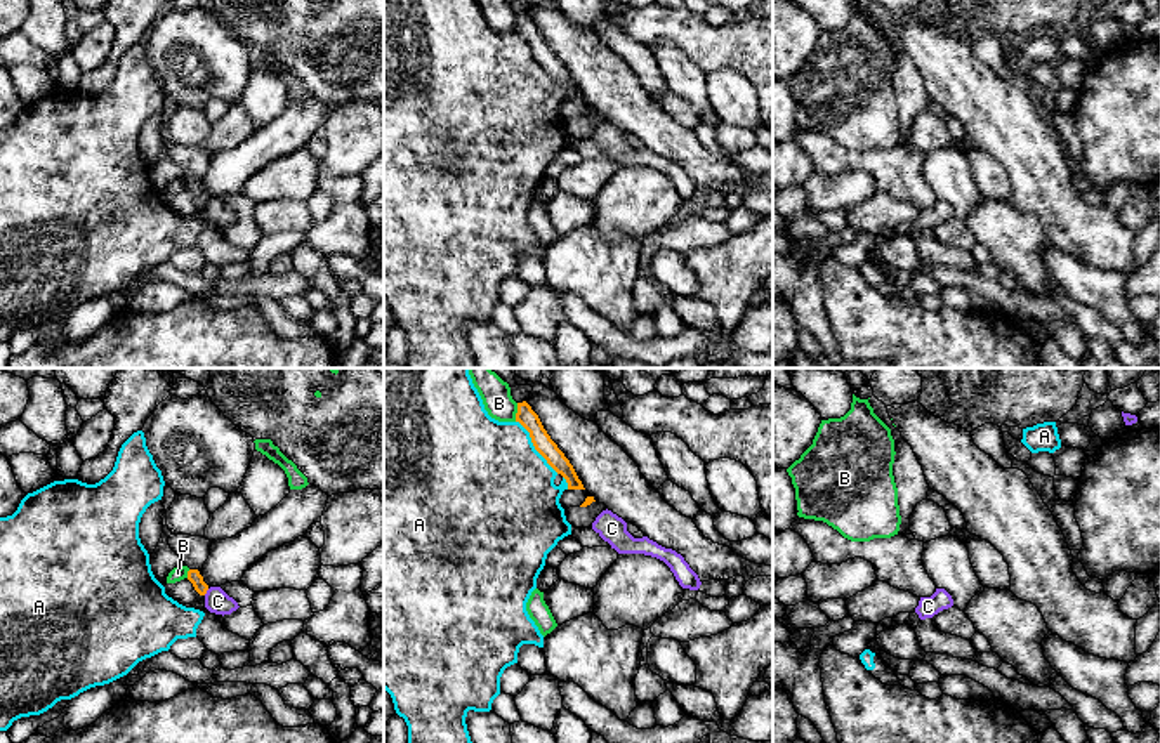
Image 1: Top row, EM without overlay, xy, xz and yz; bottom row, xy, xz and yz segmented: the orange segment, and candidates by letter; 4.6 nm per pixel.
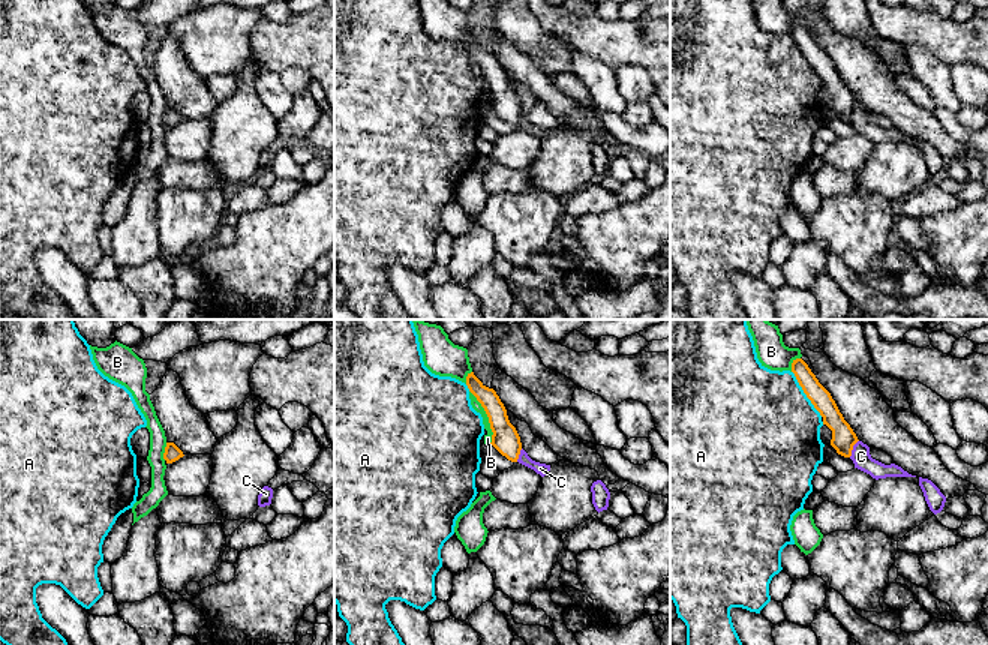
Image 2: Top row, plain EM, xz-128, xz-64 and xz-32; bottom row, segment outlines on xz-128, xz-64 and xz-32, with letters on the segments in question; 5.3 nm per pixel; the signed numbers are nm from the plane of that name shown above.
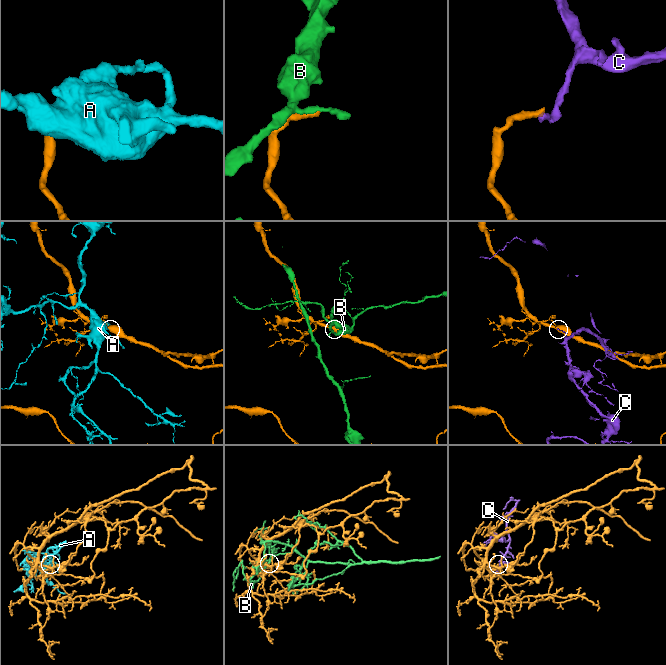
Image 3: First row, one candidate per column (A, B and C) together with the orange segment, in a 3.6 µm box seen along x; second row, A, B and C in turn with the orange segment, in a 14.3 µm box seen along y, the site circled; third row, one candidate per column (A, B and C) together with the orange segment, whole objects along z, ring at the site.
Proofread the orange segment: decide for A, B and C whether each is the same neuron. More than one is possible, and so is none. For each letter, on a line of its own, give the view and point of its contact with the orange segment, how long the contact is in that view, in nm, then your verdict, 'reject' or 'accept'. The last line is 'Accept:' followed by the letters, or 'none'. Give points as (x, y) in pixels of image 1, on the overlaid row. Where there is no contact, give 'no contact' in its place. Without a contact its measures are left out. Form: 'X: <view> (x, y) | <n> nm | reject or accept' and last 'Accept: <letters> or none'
A: xz (533, 445) | 320 nm | reject
B: xz (518, 412) | 90 nm | reject
C: xy (205, 592) | 40 nm | reject
Accept: none

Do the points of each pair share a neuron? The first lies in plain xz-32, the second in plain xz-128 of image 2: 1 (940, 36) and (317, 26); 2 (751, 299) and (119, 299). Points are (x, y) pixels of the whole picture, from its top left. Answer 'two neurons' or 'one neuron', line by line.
1: one neuron
2: two neurons

